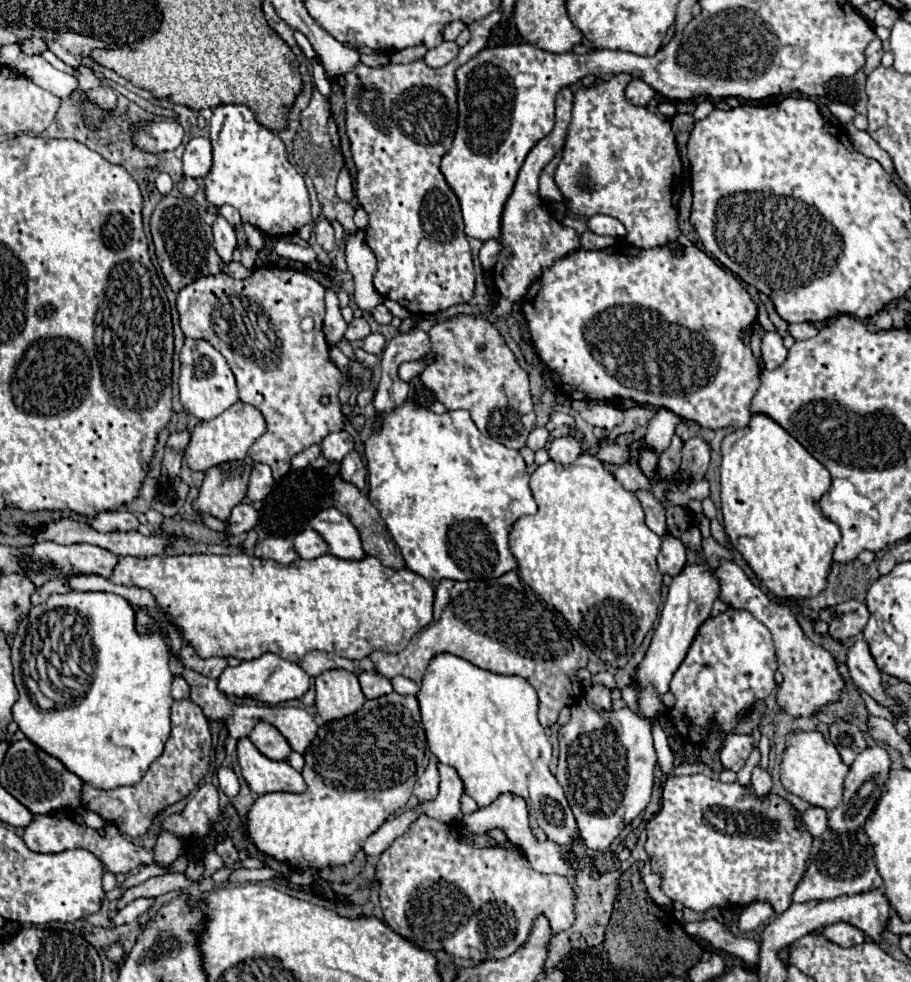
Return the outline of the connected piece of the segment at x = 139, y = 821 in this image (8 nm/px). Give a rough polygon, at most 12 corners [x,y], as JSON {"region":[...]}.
{"region":[[189,698],[163,754],[133,786],[83,784],[83,806],[139,838],[199,784],[211,734]]}

